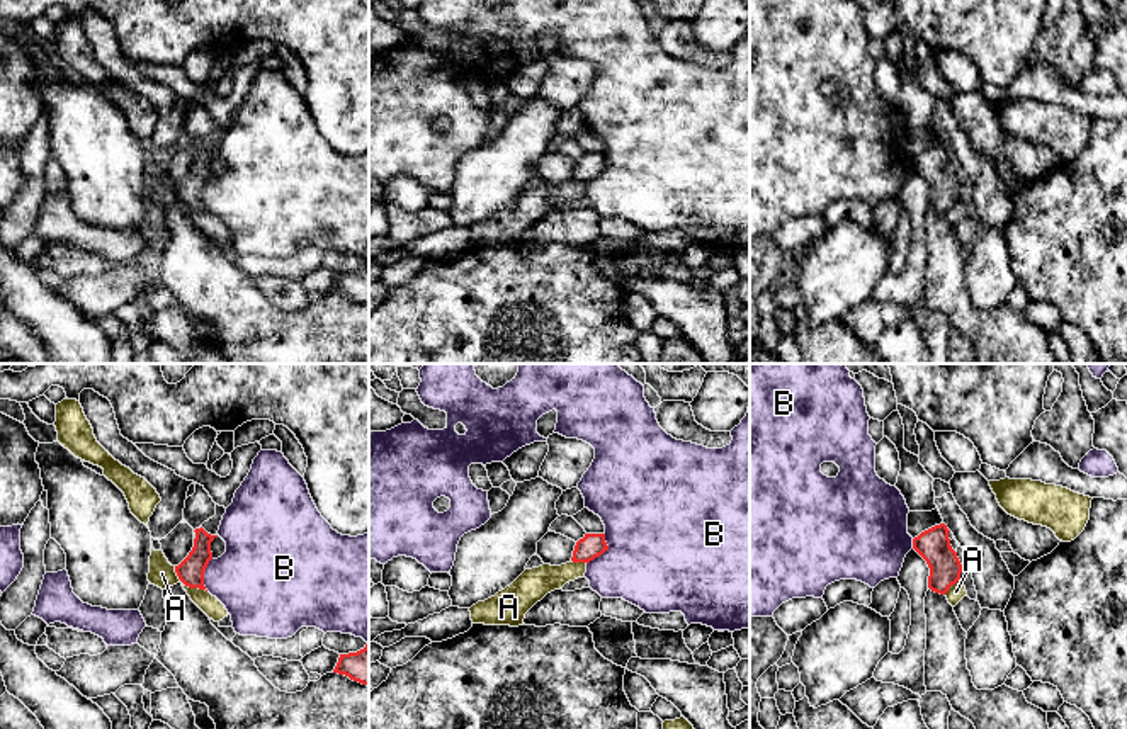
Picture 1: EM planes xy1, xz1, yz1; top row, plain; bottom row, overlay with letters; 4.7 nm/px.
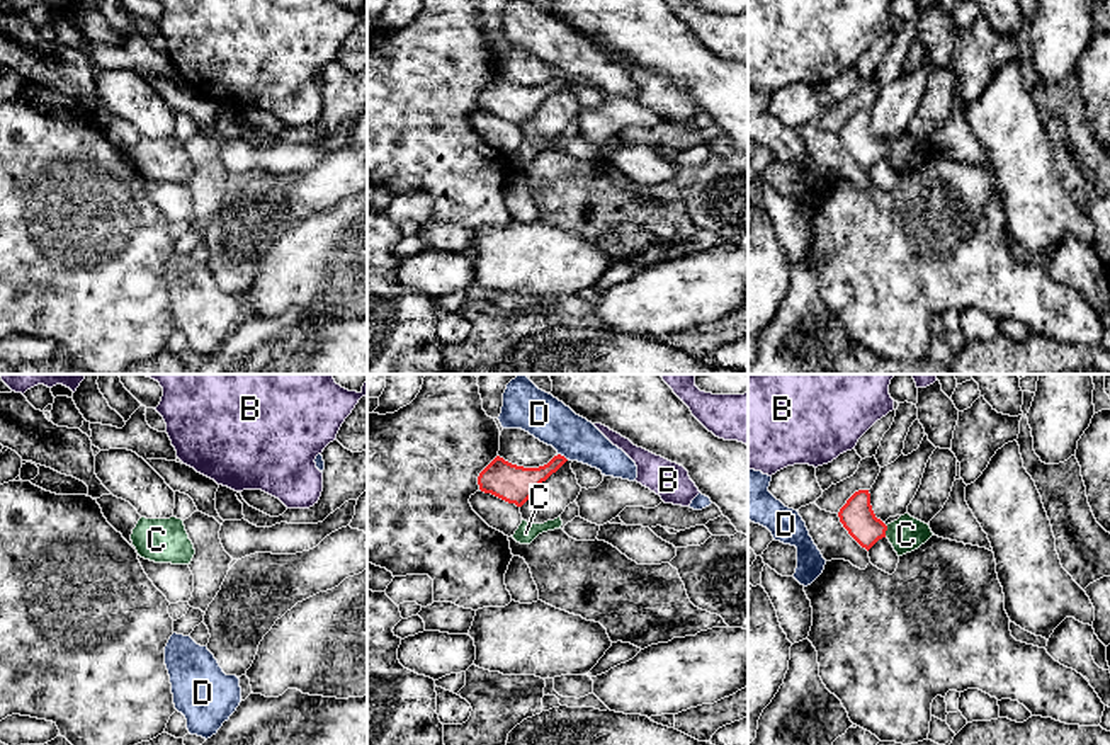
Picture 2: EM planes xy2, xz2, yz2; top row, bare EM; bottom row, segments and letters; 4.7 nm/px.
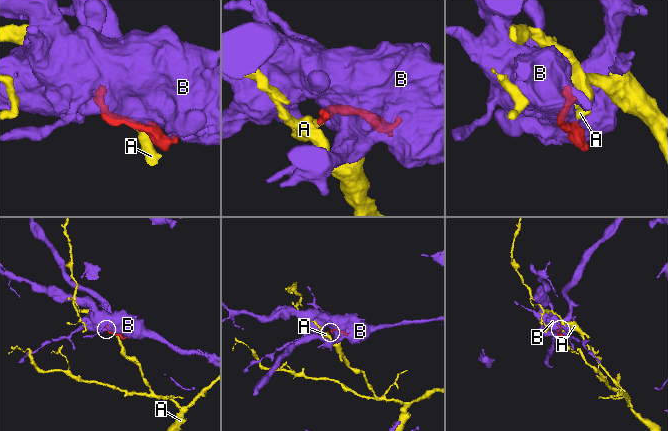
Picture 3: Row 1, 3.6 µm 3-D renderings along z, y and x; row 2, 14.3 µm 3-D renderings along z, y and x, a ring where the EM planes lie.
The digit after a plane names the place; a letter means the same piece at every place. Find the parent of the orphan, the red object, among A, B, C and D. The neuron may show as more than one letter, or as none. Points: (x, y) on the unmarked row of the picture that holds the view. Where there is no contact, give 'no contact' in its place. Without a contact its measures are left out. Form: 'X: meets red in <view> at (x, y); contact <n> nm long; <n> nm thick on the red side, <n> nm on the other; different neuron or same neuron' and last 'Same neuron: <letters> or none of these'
A: meets red in xy1 at (187, 204); contact 200 nm long; 130 nm thick on the red side, 120 nm on the other; different neuron
B: meets red in xz1 at (604, 170); contact 180 nm long; 120 nm thick on the red side, 460 nm on the other; different neuron
C: meets red in yz2 at (886, 148); contact 60 nm long; 160 nm thick on the red side, 160 nm on the other; same neuron
D: meets red in xz2 at (563, 75); contact 60 nm long; 160 nm thick on the red side, 200 nm on the other; different neuron
Same neuron: C

